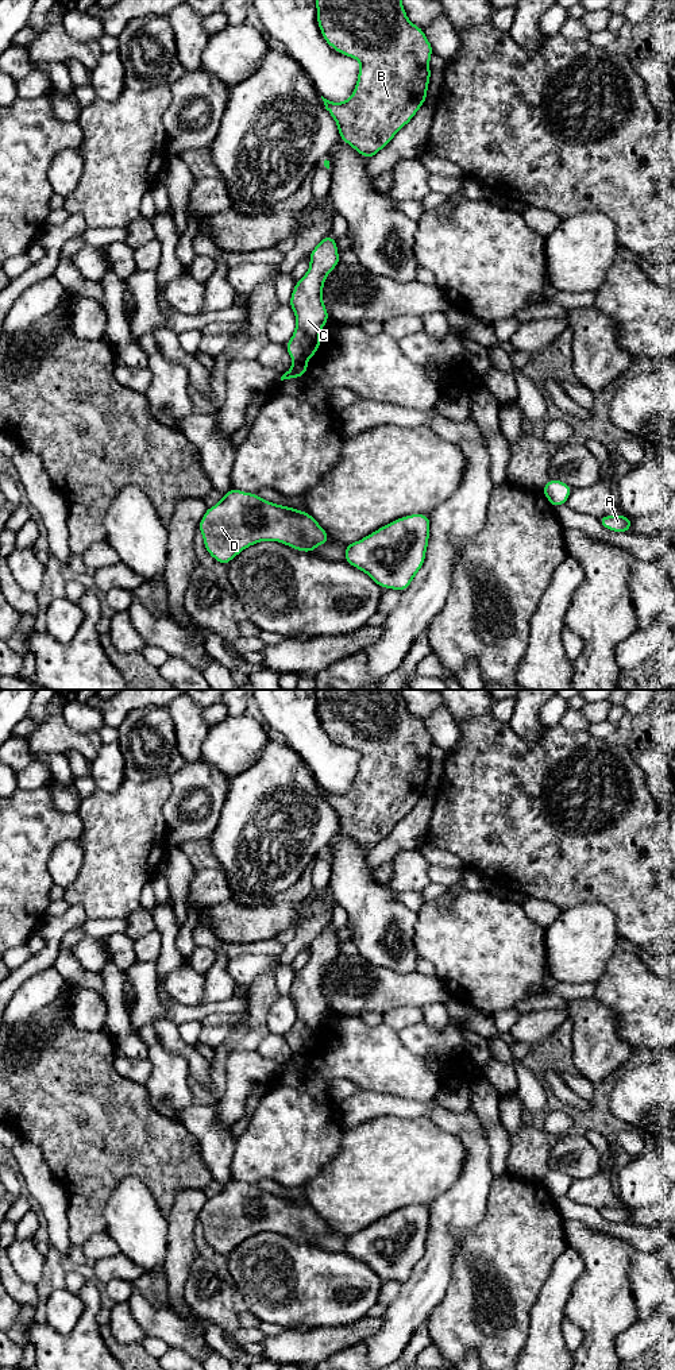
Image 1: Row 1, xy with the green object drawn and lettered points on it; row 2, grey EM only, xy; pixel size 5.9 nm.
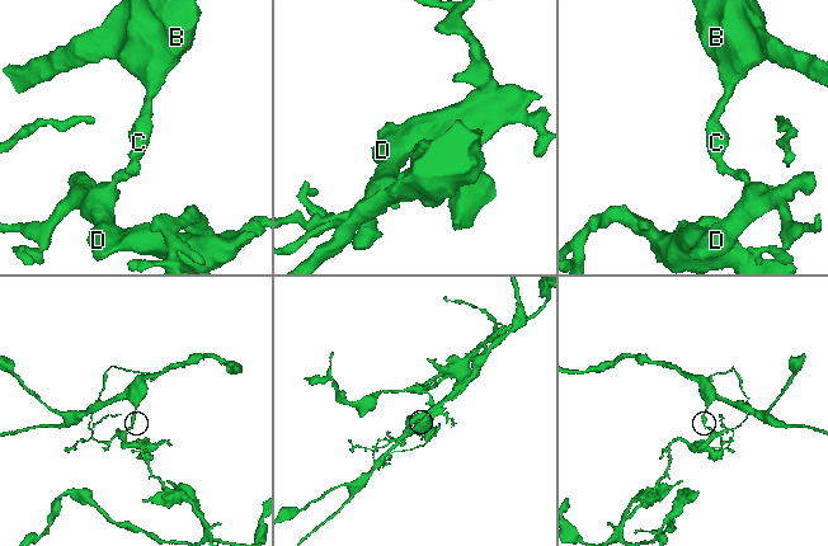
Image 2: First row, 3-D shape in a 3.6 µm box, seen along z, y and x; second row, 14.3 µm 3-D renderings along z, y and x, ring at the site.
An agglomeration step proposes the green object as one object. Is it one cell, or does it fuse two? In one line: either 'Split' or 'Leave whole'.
Split

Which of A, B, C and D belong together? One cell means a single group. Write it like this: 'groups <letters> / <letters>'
groups A D / B C

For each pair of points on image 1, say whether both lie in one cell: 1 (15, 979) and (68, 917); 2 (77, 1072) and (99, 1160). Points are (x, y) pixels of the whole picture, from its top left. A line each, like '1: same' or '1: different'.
1: same
2: same

